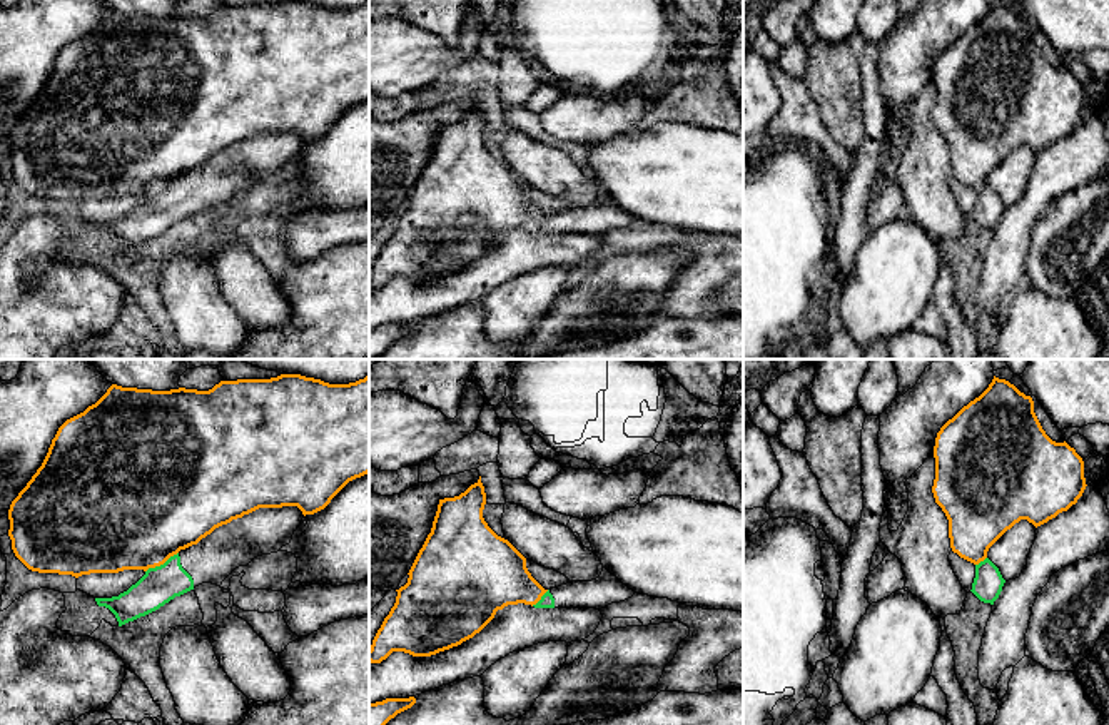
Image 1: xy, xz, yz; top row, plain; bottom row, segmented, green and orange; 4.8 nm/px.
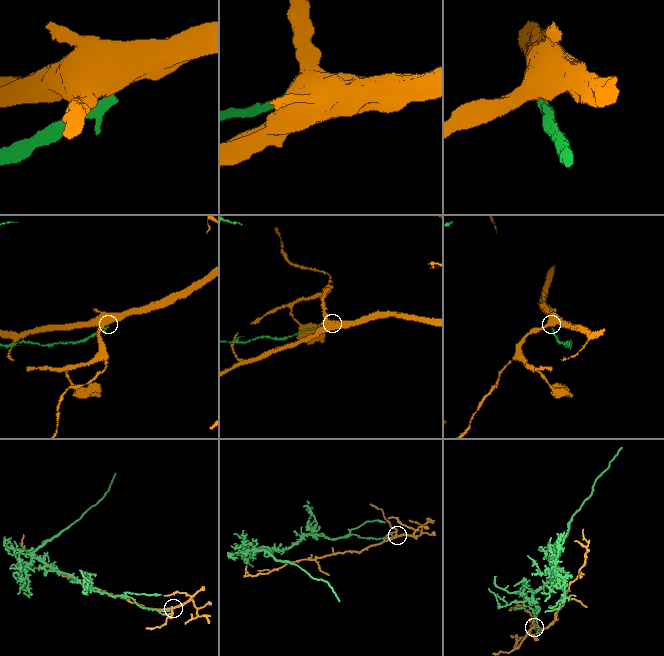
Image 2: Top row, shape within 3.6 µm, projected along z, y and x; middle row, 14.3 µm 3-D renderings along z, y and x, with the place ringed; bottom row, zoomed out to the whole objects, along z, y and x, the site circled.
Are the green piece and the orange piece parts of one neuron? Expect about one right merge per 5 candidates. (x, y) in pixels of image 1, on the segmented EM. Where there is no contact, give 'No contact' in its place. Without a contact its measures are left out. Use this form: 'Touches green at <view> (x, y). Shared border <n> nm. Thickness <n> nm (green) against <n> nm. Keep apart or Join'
Touches green at xy (161, 565). Shared border 190 nm. Thickness 180 nm (green) against 480 nm. Keep apart

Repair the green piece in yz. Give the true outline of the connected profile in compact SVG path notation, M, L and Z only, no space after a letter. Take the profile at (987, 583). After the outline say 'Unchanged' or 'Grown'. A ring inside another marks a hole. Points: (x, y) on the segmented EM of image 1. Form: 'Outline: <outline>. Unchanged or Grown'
Outline: M985 558L975 565L975 578L972 583L972 593L984 603L994 605L999 598L1005 580L1002 578L999 568Z. Unchanged

